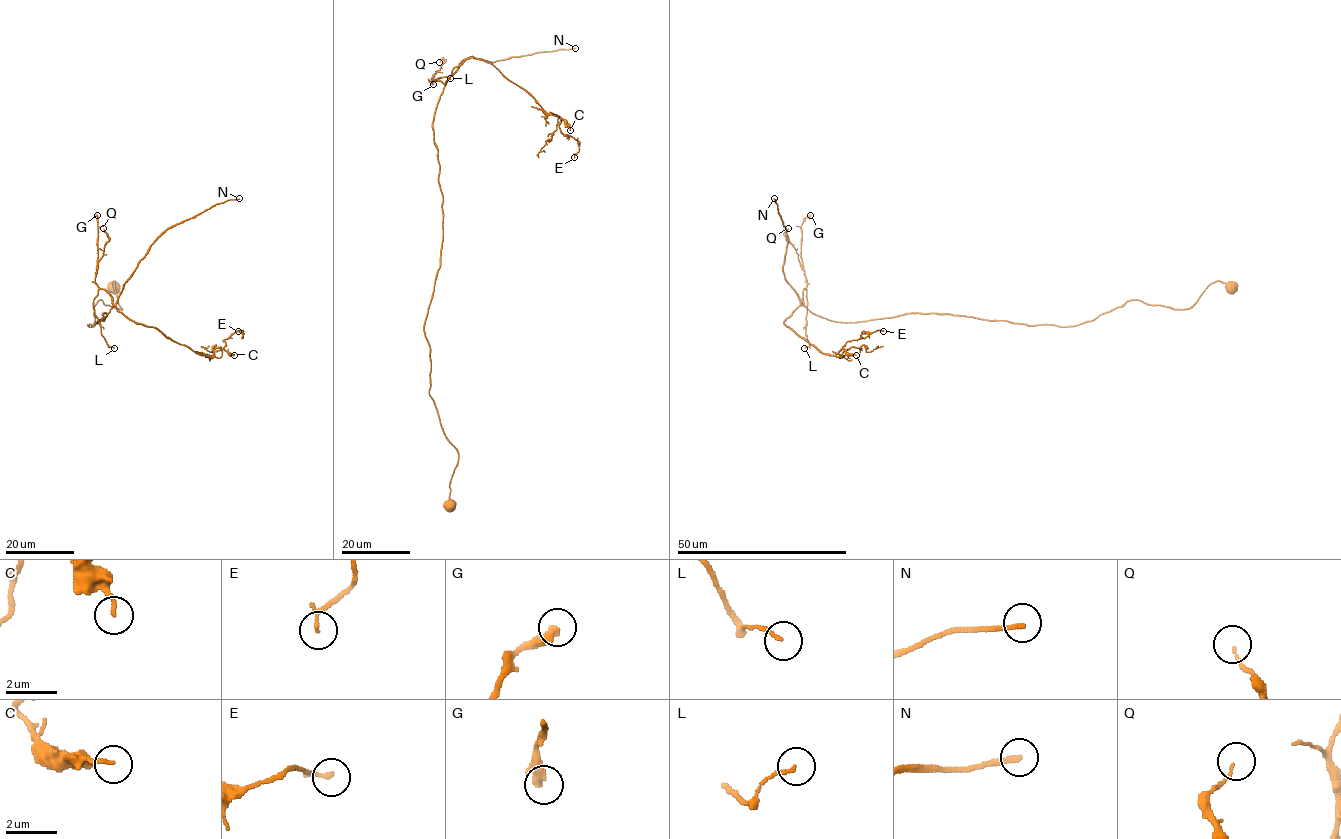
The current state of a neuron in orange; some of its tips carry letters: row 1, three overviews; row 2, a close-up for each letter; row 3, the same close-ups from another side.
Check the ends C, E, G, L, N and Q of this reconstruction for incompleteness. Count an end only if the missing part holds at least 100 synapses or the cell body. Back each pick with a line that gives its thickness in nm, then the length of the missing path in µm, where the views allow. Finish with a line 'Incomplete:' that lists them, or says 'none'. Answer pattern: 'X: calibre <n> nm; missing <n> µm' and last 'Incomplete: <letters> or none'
N: calibre 200 nm; missing 190 µm
Incomplete: N

